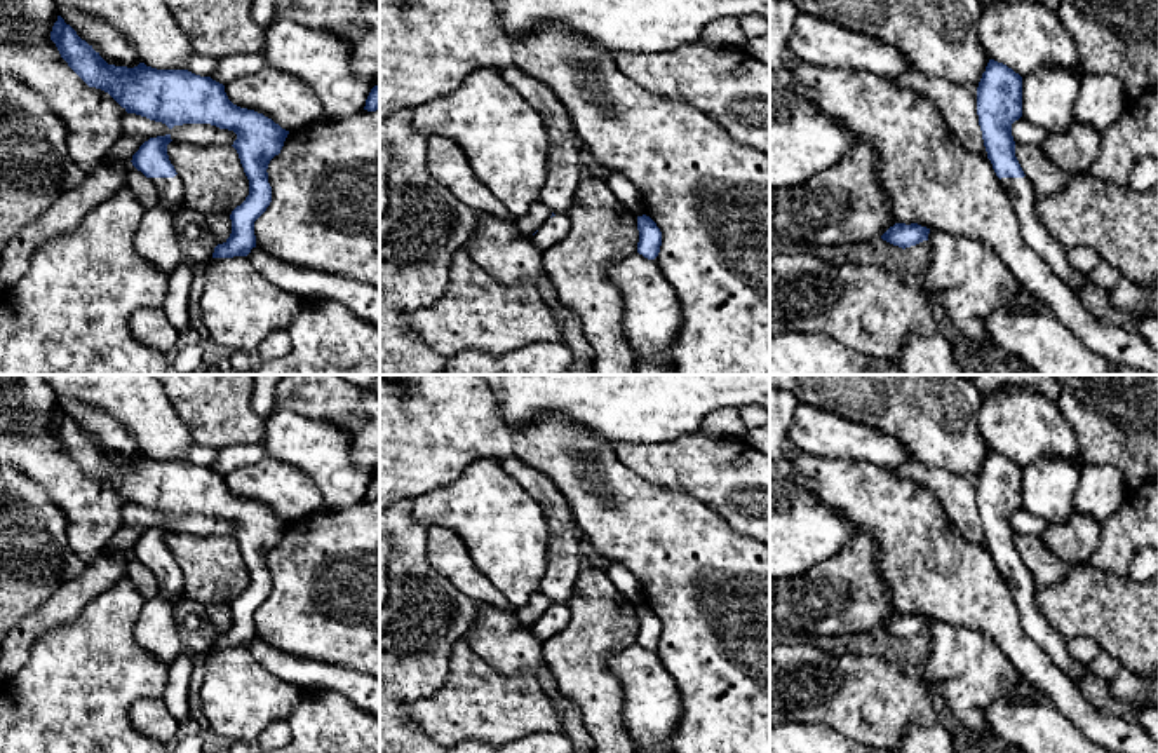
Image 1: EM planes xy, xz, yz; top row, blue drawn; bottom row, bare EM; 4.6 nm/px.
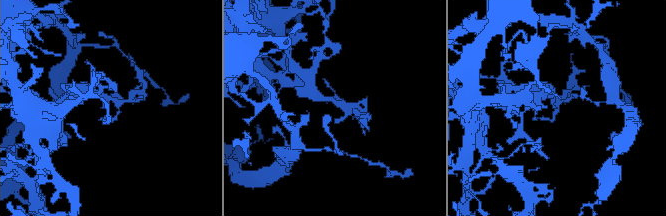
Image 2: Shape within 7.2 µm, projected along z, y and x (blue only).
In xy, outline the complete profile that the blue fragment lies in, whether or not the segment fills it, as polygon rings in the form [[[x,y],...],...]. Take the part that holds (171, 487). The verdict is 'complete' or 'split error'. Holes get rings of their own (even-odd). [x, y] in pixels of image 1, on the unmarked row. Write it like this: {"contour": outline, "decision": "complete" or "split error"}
{"contour": [[[61,406],[50,431],[61,448],[89,476],[108,483],[127,504],[169,519],[183,514],[211,514],[237,525],[233,539],[249,570],[249,586],[232,605],[230,628],[214,638],[212,648],[247,647],[256,638],[254,612],[272,593],[268,554],[280,544],[289,521],[254,500],[233,495],[225,476],[188,460],[157,460],[108,455]]], "decision": "complete"}

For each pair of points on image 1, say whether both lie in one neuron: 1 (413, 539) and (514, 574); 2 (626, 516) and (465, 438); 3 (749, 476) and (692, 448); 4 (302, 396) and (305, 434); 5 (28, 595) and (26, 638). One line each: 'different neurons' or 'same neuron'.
1: different neurons
2: same neuron
3: same neuron
4: different neurons
5: different neurons

